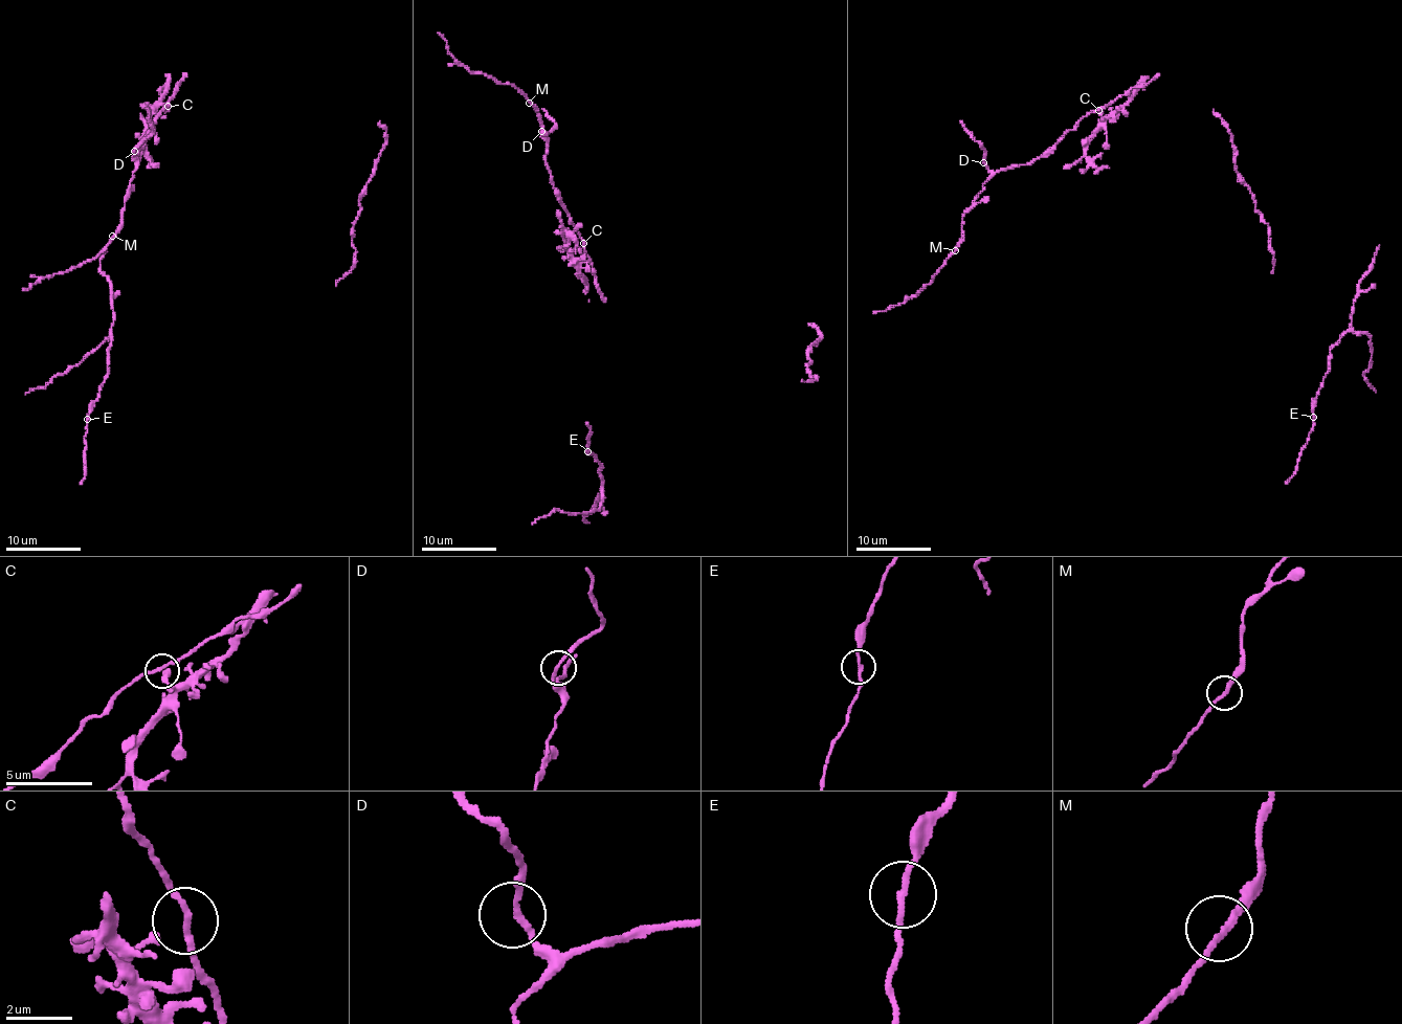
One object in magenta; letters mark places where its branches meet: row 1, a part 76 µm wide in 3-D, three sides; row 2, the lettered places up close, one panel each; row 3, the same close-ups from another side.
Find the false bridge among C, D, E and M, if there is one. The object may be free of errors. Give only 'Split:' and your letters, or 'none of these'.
Split: none of these

